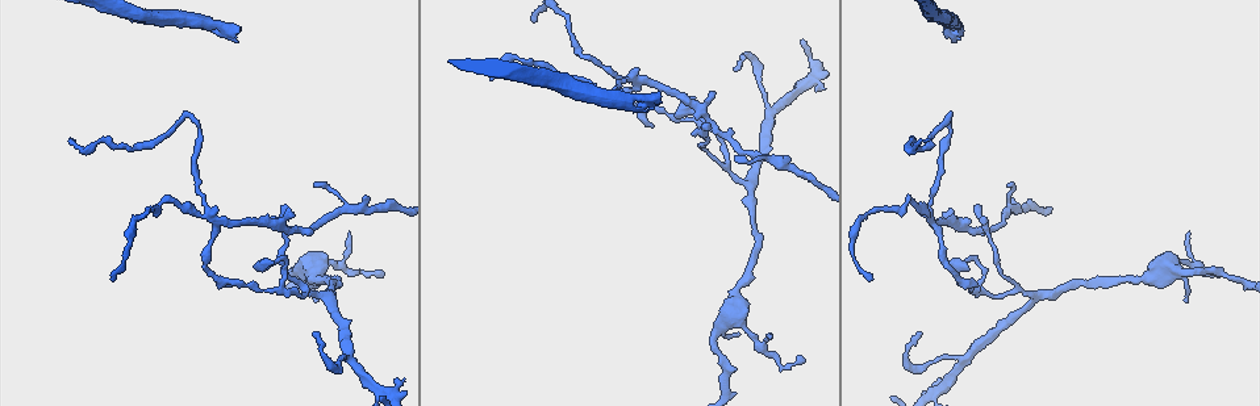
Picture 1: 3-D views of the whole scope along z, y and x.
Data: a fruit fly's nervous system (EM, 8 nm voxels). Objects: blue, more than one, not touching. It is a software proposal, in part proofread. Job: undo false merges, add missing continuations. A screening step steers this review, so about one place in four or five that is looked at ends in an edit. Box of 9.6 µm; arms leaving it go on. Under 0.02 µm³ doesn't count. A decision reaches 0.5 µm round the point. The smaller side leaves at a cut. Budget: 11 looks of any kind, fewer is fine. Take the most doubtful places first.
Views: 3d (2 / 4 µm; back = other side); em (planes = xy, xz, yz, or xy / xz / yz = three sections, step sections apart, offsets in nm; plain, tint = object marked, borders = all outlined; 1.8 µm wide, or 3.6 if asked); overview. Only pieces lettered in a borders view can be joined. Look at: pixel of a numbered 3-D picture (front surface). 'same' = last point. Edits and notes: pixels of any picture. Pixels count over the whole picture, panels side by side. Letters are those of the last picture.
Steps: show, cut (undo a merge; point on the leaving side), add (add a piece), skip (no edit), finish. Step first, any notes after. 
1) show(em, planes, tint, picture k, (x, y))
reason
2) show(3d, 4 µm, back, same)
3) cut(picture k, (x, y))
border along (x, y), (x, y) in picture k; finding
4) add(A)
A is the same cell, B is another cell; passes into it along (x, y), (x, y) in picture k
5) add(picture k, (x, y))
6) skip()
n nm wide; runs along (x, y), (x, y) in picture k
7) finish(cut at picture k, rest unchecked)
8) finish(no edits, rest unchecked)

show(em, xz, step 16, tint, picture 1, (956, 39))
an open end

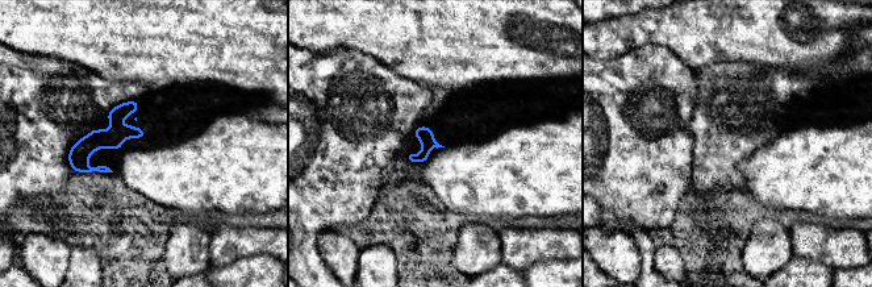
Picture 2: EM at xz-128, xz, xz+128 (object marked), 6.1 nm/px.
show(em, planes, borders, same)
another direction

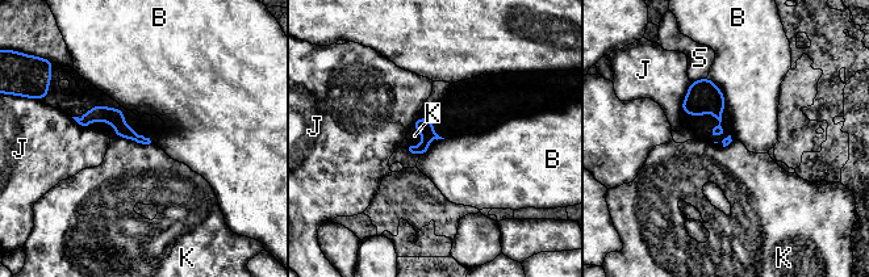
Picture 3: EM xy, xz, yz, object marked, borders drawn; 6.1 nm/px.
skip()
K touches over 220 nm; B, J, K and S are other cells; no lettered piece goes on from it

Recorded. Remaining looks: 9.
show(em, planes, plain, picture 1, (489, 80))
an open end

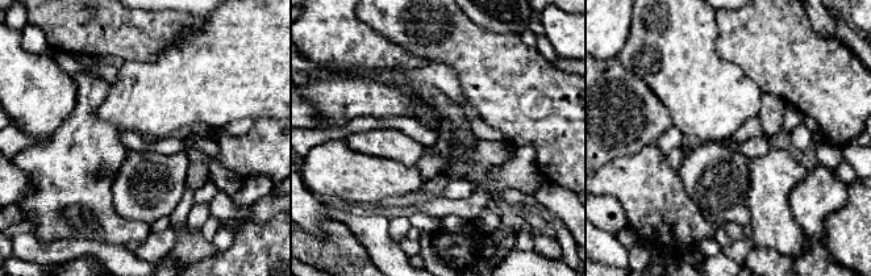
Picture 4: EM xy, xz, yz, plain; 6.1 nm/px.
show(em, planes, borders, same)

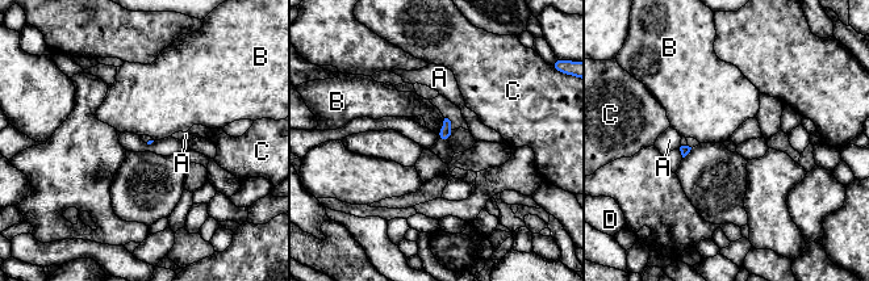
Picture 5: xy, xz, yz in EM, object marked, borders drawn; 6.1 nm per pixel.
skip()
A, B, C and D are other cells; border along (445, 118), (437, 134) in picture 5; no lettered piece goes on from it

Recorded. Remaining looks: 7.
show(em, planes, borders, picture 1, (978, 291))
branch point

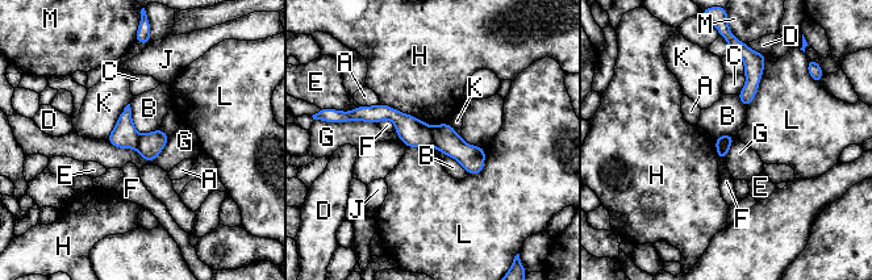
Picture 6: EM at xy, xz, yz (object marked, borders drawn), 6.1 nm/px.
cut(picture 6, (414, 133))
90 nm wide; A, B, C, D, E, F, G, H, J, K, L and M are other cells; two neurons meet here

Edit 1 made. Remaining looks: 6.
show(em, planes, borders, picture 1, (929, 361))
thin neck

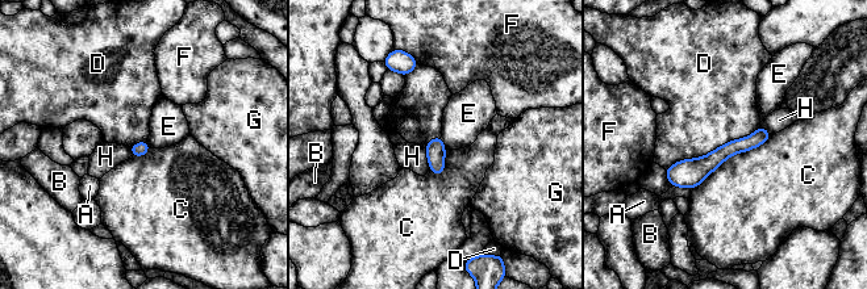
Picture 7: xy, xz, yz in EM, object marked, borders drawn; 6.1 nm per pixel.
skip()
A, B, C, D, E, F, G and H are other cells; border along (759, 125), (747, 135), (665, 170) in picture 7; one neuron here

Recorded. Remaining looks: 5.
finish(cut at picture 6, rest unchecked)

